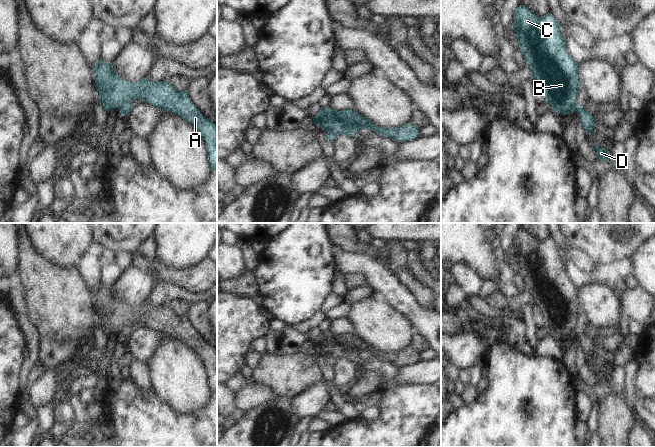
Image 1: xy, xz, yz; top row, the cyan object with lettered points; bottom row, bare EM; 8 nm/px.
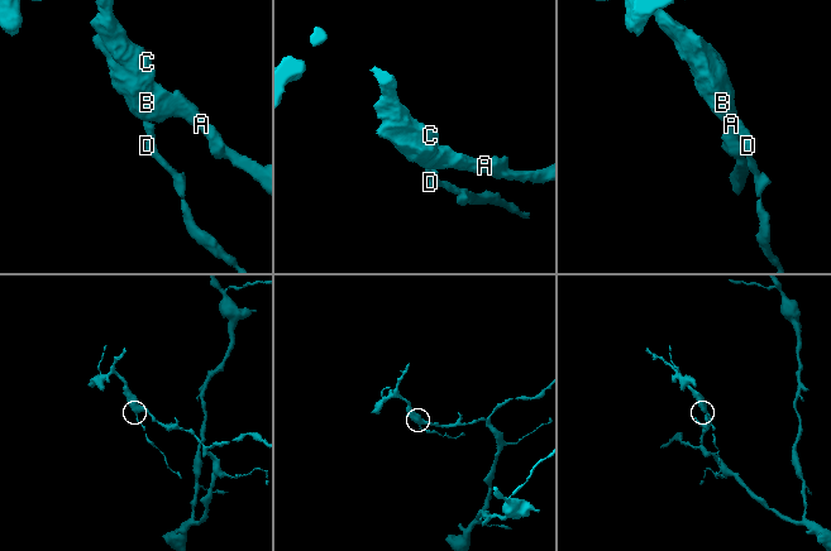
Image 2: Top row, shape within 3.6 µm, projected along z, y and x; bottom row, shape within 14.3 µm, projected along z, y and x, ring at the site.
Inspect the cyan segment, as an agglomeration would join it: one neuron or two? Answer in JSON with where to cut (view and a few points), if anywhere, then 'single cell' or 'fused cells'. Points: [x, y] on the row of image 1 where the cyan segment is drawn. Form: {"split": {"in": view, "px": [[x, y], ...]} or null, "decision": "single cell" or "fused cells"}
{"split": {"in": "xz", "px": [[327, 132], [331, 132], [335, 136]]}, "decision": "fused cells"}

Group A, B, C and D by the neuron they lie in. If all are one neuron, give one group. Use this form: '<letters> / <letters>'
A B C / D

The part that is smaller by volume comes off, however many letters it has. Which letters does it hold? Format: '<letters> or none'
D

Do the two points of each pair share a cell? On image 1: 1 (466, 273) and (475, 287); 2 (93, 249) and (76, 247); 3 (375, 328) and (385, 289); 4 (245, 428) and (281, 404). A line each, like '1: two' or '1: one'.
1: one
2: two
3: two
4: one

